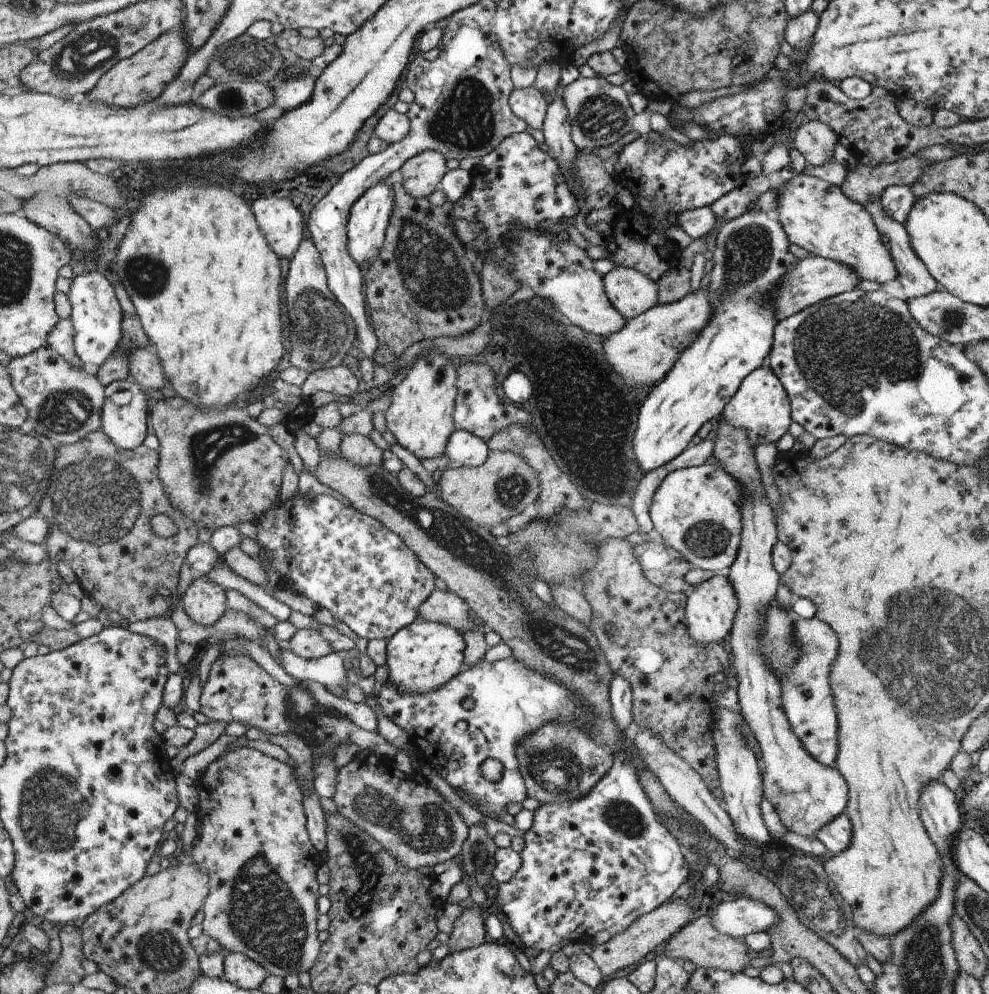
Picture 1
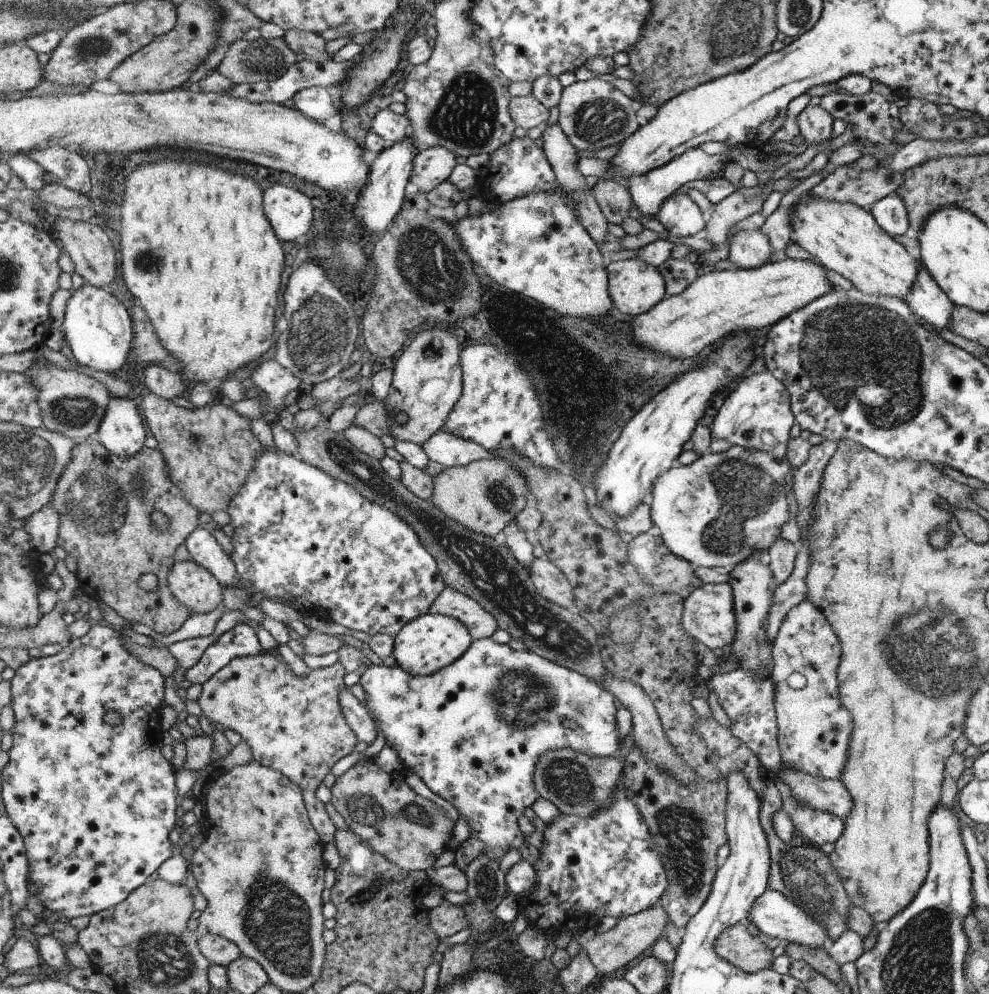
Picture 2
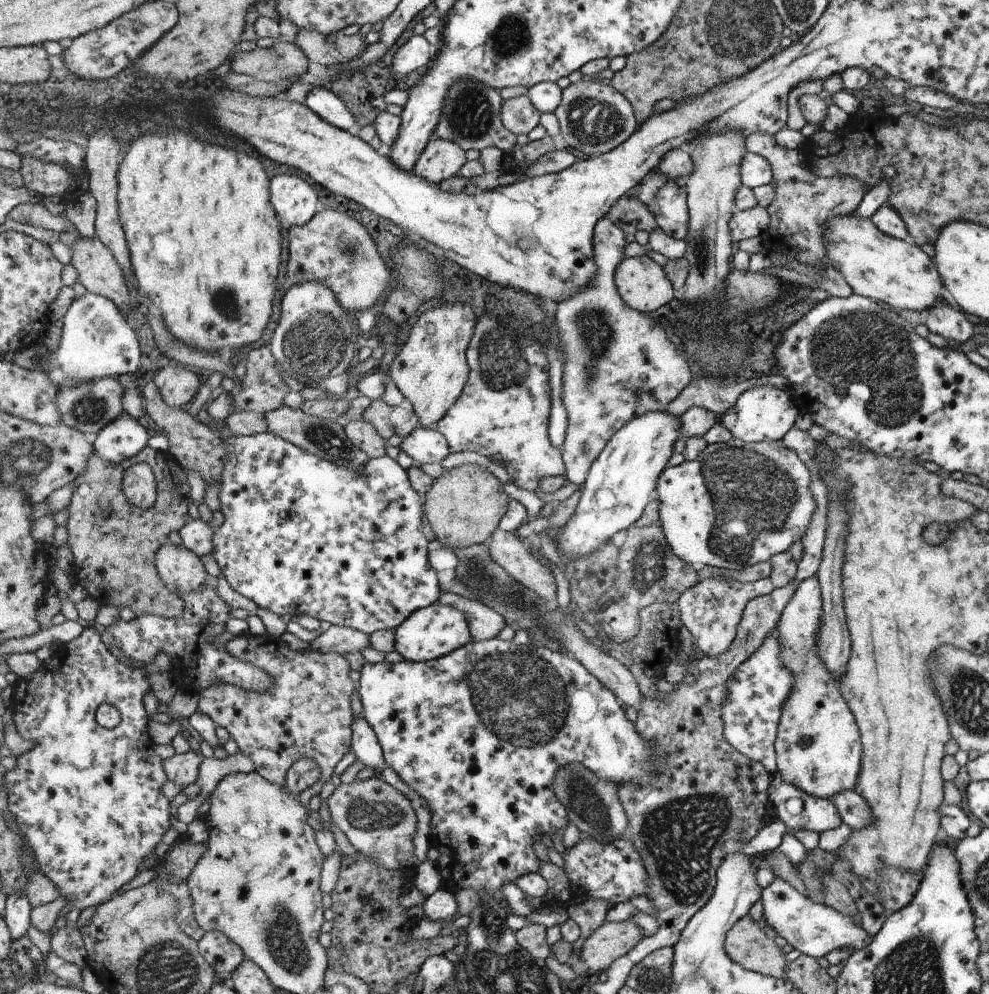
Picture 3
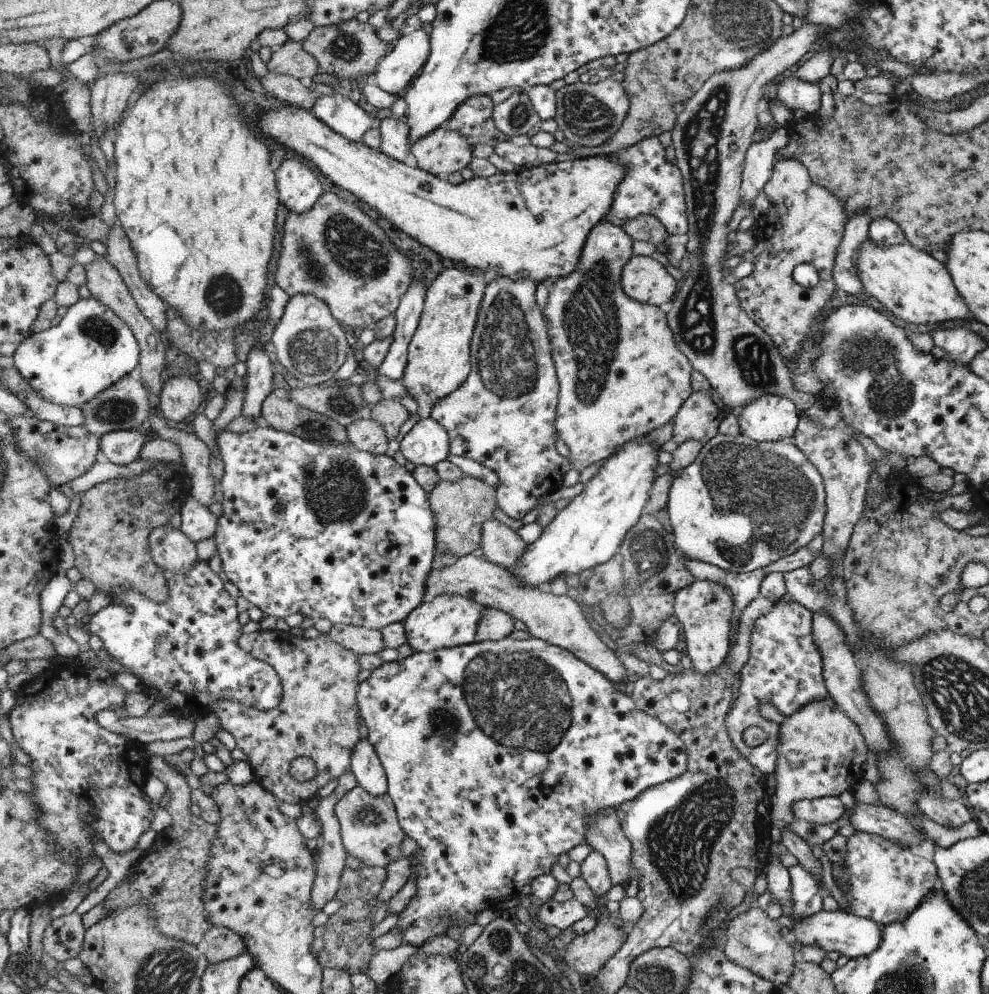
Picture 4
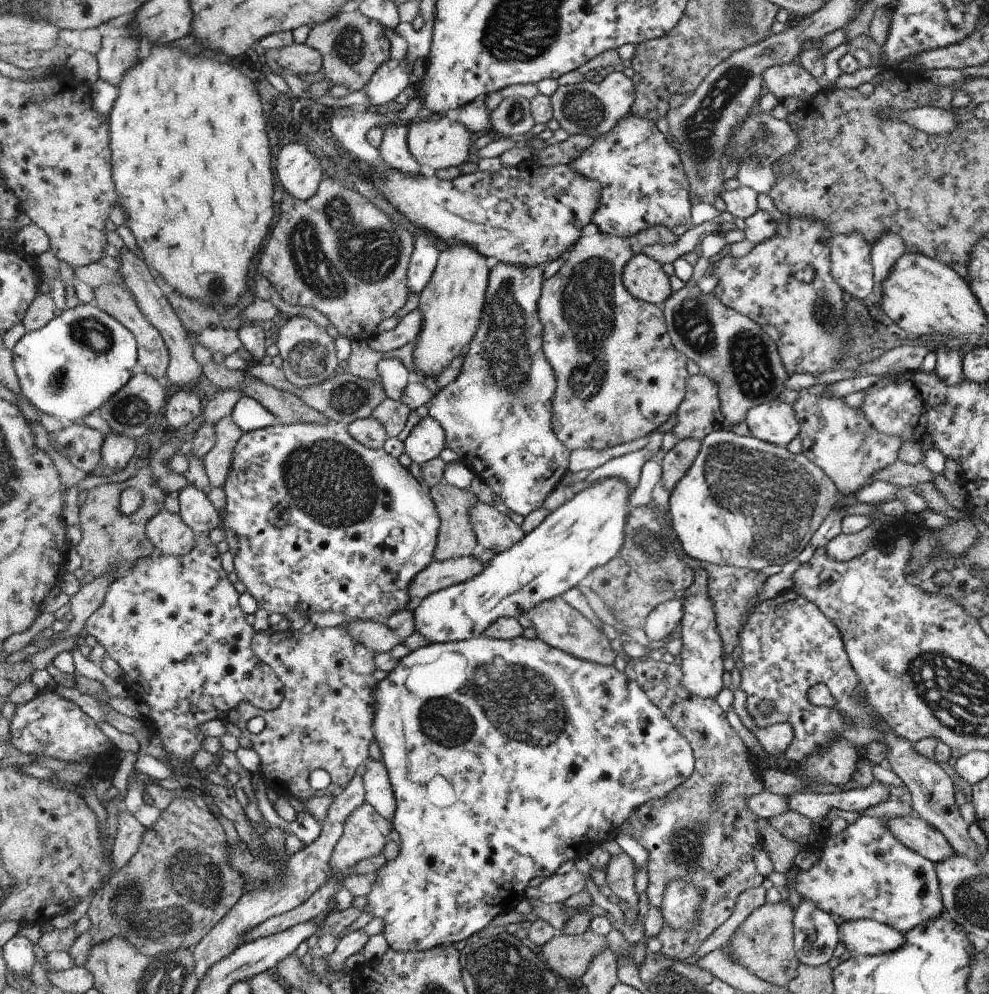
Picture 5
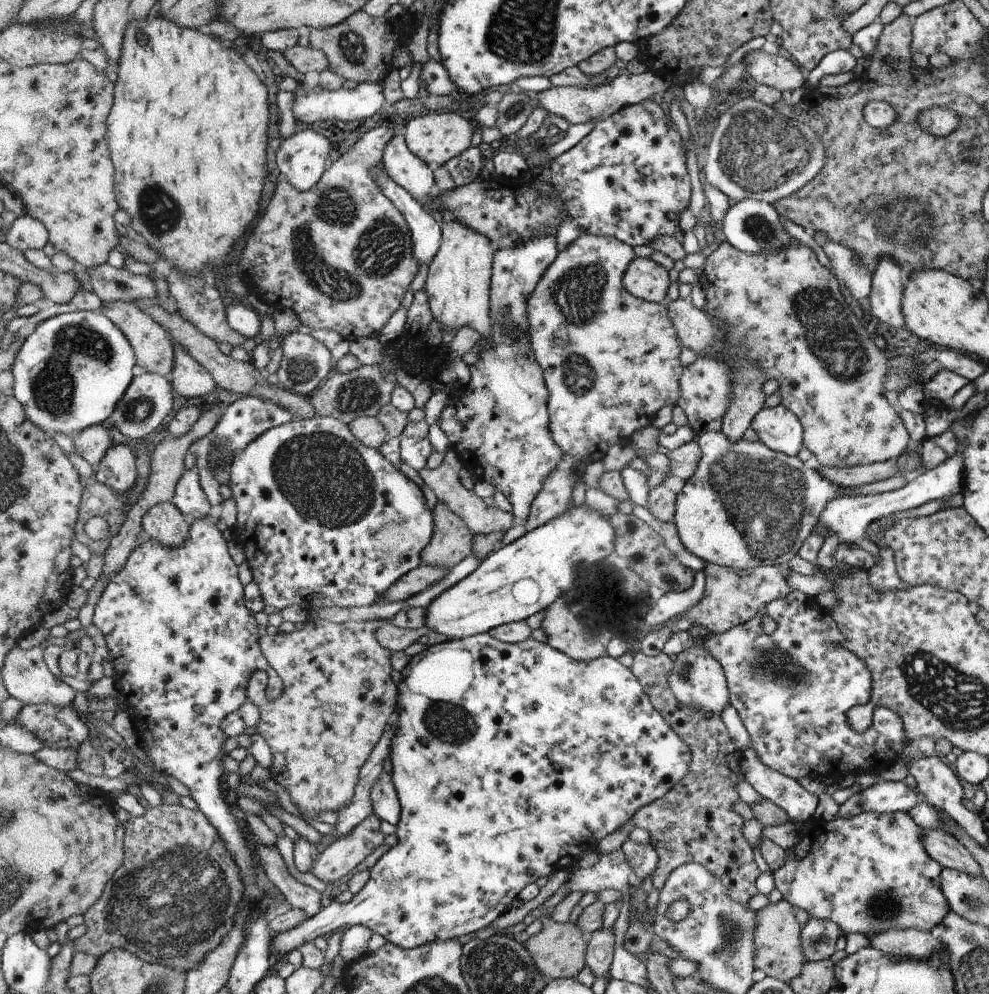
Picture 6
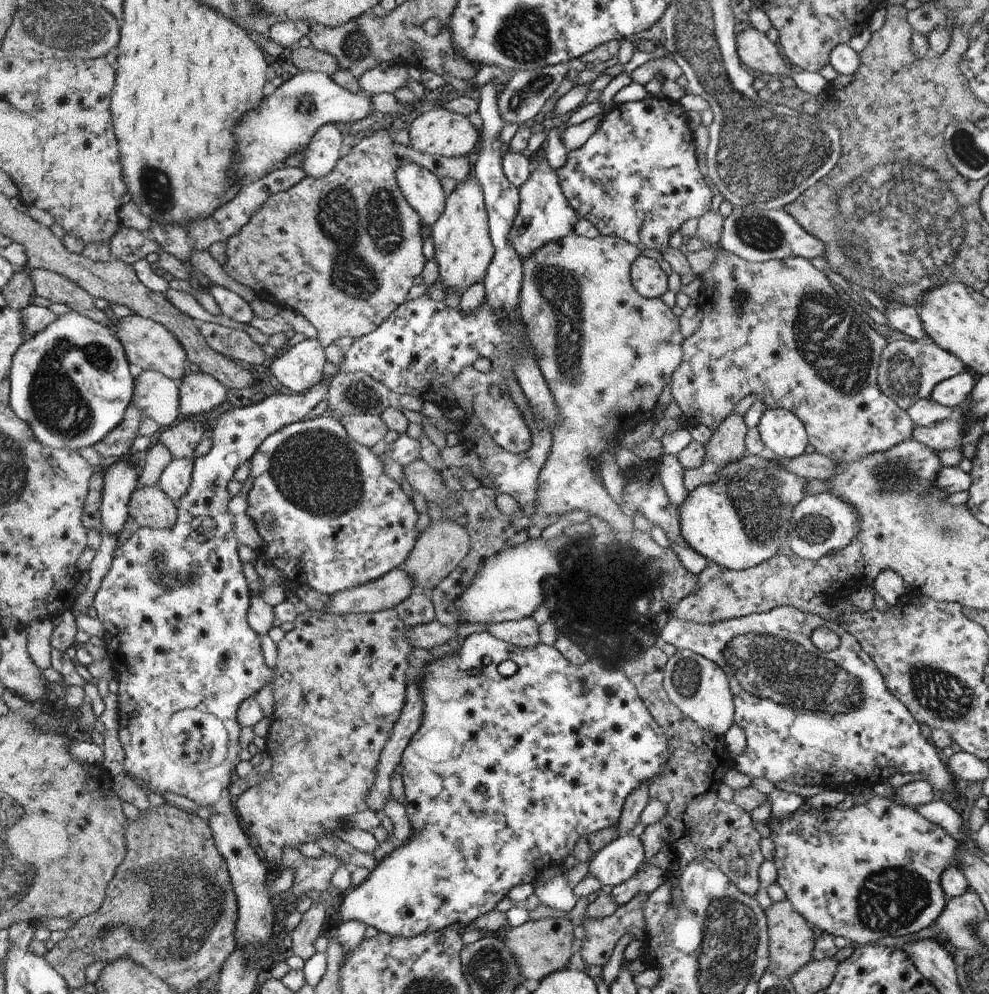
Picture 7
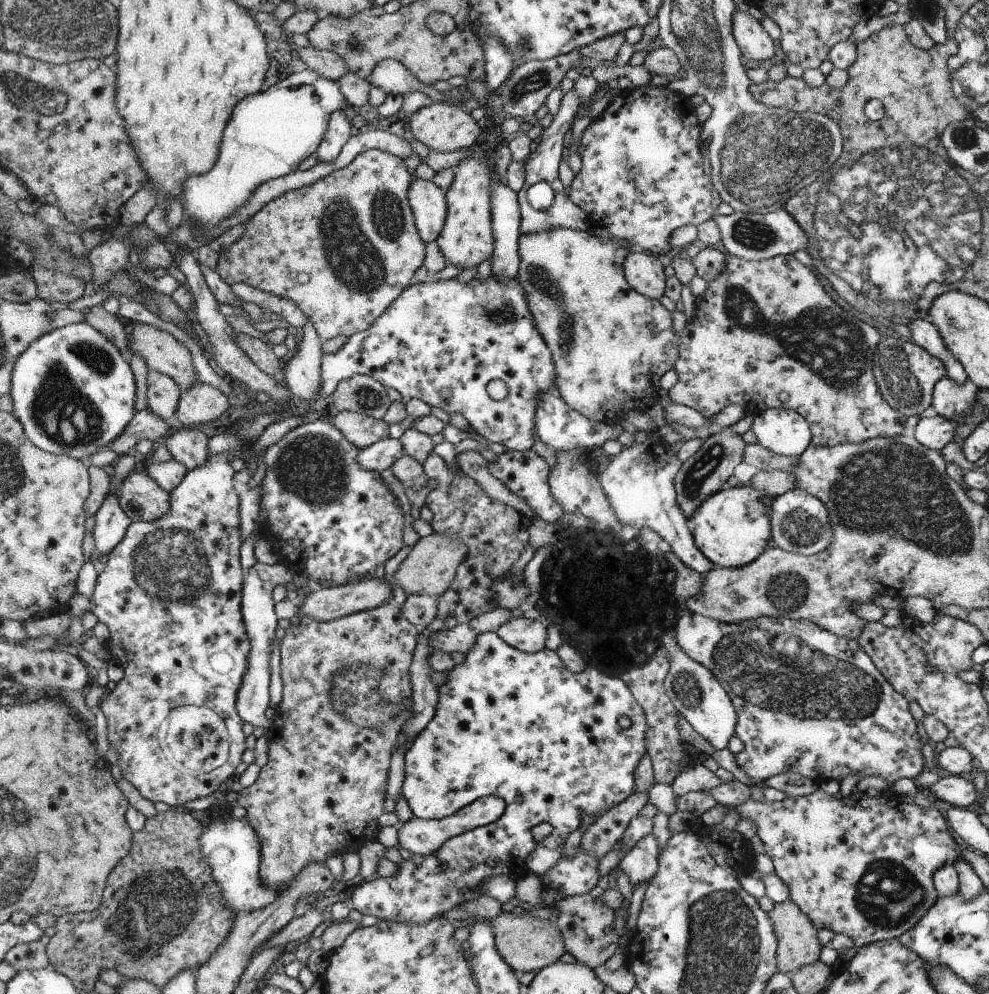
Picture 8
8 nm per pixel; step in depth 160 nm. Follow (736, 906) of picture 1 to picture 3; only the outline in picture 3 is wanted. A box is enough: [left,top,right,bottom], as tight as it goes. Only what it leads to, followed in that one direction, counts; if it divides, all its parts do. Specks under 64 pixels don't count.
[762,876,872,959]

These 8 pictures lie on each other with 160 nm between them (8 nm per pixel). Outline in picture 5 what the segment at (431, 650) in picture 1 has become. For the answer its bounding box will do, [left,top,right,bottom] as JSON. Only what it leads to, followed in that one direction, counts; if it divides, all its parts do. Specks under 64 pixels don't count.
[413,477,633,643]

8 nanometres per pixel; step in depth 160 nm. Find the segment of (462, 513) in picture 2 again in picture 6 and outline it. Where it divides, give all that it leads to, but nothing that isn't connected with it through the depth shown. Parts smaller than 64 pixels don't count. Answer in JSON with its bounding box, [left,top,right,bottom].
[423,501,474,570]

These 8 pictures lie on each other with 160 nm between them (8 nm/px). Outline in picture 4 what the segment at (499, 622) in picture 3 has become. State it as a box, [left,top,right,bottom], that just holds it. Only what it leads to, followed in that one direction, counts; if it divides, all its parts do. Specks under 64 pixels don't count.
[477,607,515,641]

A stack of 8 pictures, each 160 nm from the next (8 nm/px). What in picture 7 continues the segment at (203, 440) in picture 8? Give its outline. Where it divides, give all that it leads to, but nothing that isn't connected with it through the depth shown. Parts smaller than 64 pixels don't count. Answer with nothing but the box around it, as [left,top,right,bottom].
[156,417,202,458]

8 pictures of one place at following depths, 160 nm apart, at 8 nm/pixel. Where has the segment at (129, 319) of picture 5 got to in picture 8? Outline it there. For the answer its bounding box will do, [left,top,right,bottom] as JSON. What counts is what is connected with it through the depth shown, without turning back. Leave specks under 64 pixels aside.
[129,323,198,390]

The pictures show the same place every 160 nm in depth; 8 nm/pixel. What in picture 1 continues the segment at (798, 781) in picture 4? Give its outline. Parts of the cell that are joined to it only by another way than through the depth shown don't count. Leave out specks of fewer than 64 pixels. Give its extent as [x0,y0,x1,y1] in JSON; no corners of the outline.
[778,616,840,766]

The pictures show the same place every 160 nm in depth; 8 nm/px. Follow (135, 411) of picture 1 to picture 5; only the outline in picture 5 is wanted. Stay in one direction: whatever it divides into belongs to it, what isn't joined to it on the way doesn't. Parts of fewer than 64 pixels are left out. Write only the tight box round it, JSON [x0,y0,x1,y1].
[101,433,136,470]

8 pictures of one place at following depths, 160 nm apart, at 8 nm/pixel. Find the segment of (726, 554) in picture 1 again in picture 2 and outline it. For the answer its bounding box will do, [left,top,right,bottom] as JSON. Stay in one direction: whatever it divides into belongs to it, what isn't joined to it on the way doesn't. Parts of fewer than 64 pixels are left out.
[648,446,794,570]

